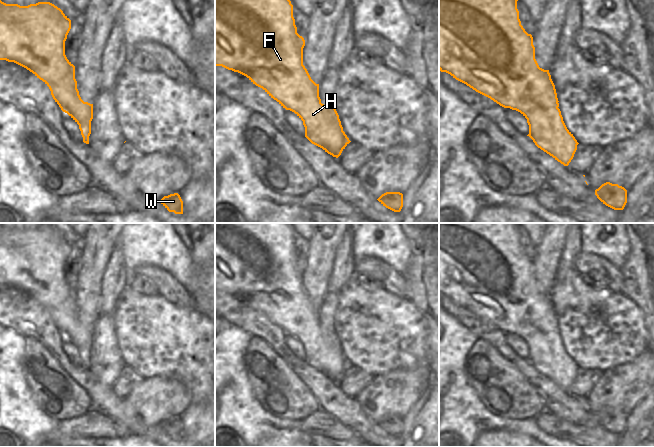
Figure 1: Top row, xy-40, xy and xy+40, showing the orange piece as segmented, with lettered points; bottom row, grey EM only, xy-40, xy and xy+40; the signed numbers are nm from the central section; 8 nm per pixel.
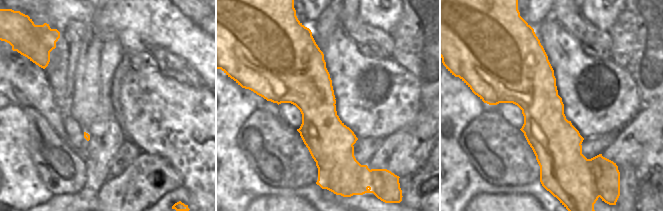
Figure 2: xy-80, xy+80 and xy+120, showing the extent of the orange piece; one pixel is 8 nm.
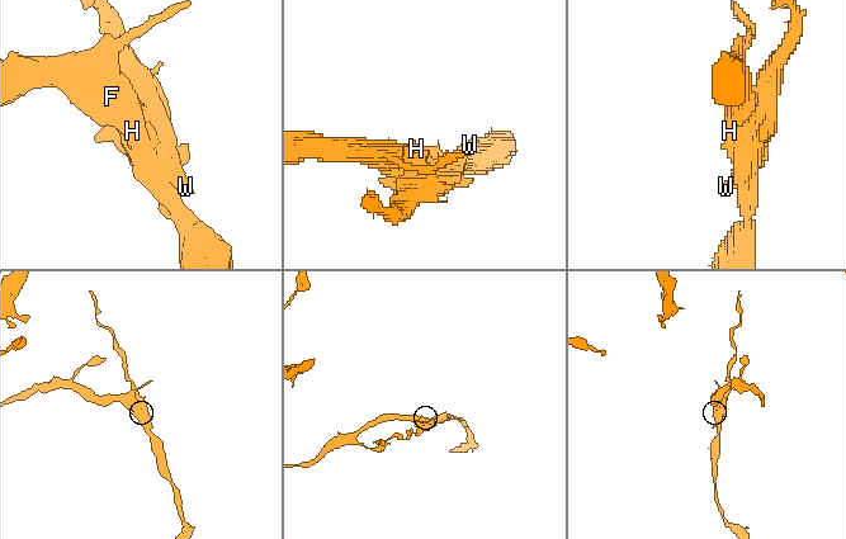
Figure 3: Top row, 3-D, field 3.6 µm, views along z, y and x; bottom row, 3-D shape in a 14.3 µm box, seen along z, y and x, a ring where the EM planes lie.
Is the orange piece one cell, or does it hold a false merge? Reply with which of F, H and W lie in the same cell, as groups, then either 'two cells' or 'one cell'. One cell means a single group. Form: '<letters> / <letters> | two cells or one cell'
F H / W | two cells

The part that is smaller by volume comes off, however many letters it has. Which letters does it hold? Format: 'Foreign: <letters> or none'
Foreign: W

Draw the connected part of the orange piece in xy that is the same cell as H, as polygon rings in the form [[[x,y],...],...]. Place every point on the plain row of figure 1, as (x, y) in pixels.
[[[215,223],[215,290],[246,300],[283,332],[294,336],[303,345],[308,362],[318,360],[323,368],[345,373],[351,365],[343,355],[335,330],[321,327],[319,308],[311,303],[303,289],[304,270],[305,264],[297,257],[289,223]]]

